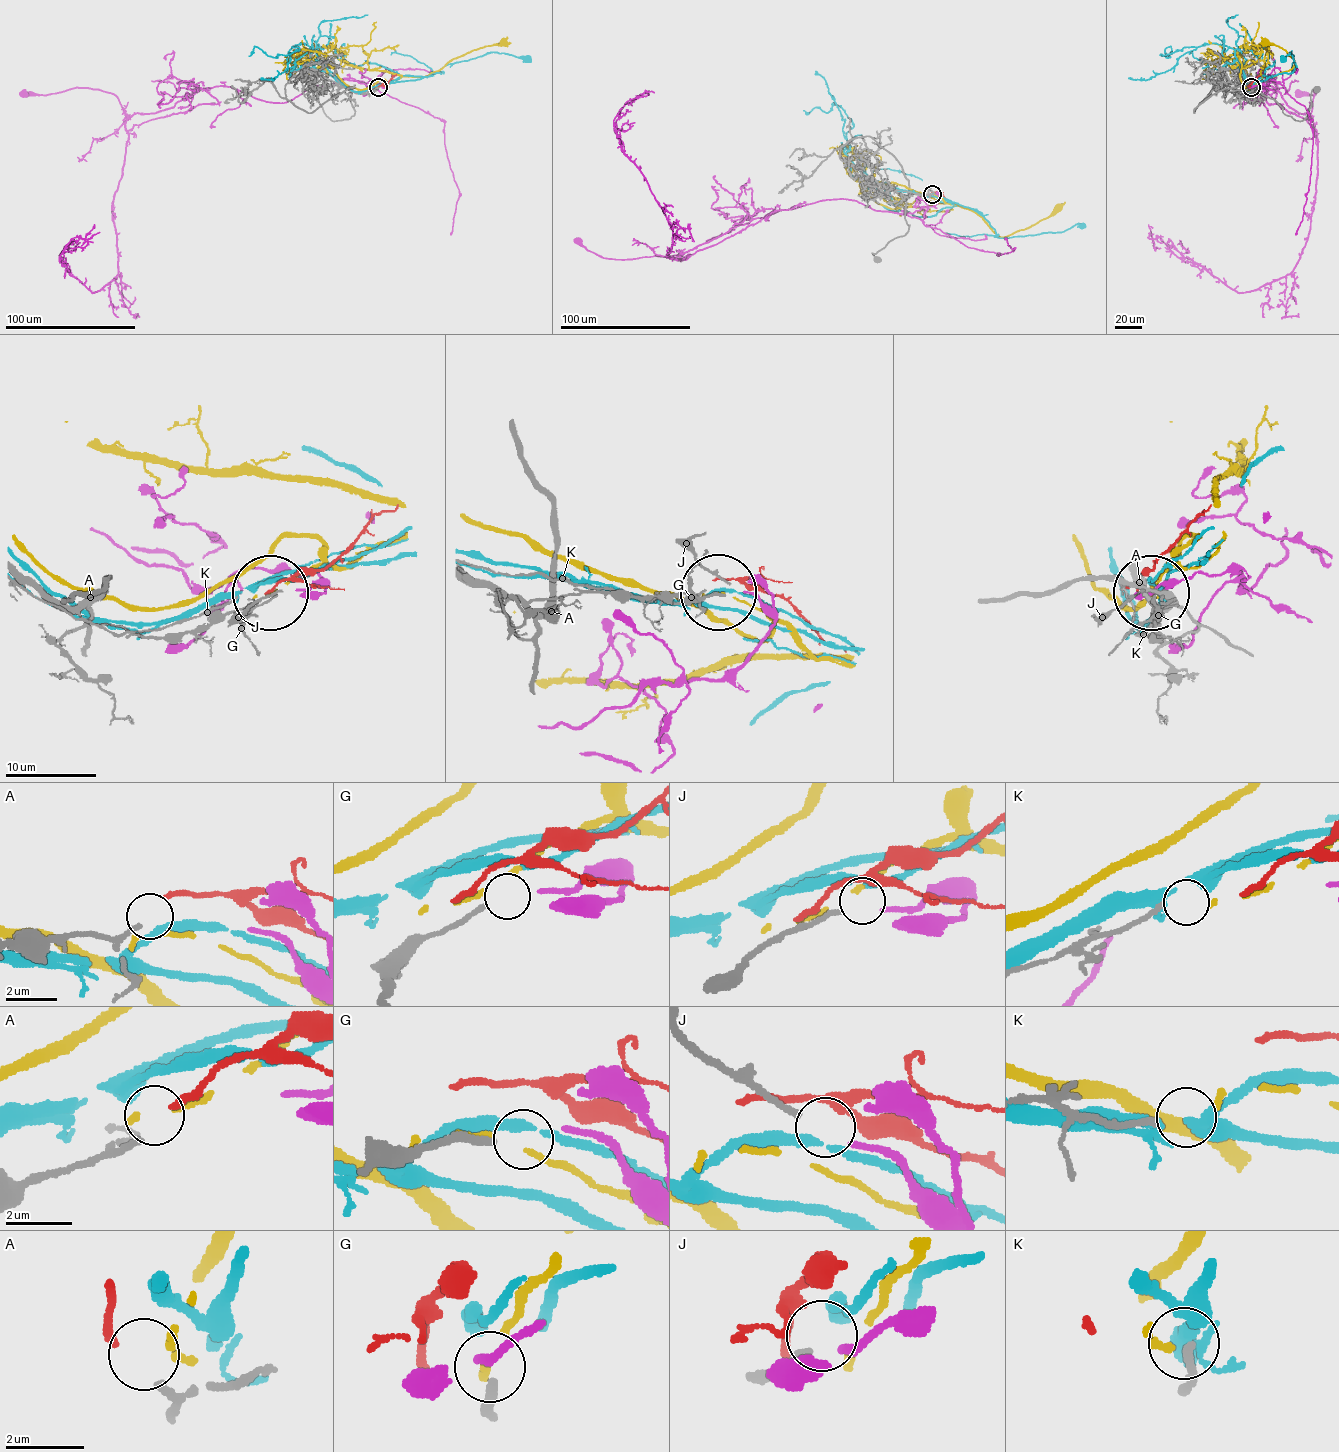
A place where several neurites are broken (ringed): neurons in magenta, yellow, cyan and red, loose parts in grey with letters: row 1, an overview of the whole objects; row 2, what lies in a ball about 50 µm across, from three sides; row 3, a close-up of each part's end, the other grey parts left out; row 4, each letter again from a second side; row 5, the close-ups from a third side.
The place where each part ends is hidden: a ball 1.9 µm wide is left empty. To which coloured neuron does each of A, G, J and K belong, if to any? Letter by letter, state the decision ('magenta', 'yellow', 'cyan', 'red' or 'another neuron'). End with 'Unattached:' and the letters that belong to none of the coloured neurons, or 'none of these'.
A: red
G: another neuron
J: magenta
K: yellow
Unattached: G

